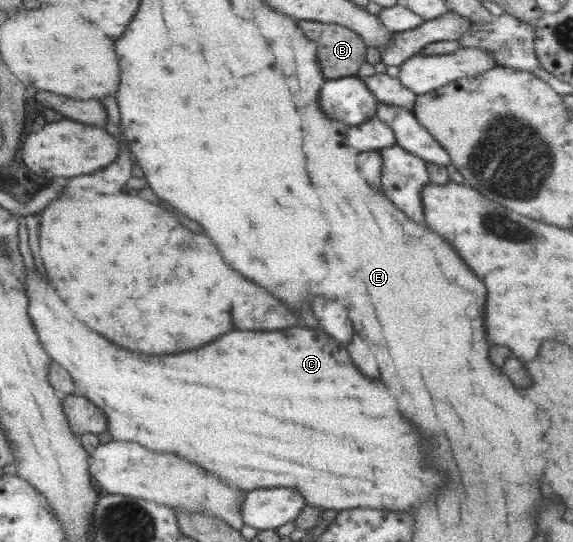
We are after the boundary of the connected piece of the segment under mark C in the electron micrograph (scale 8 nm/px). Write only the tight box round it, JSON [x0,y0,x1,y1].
[25,272,444,510]

